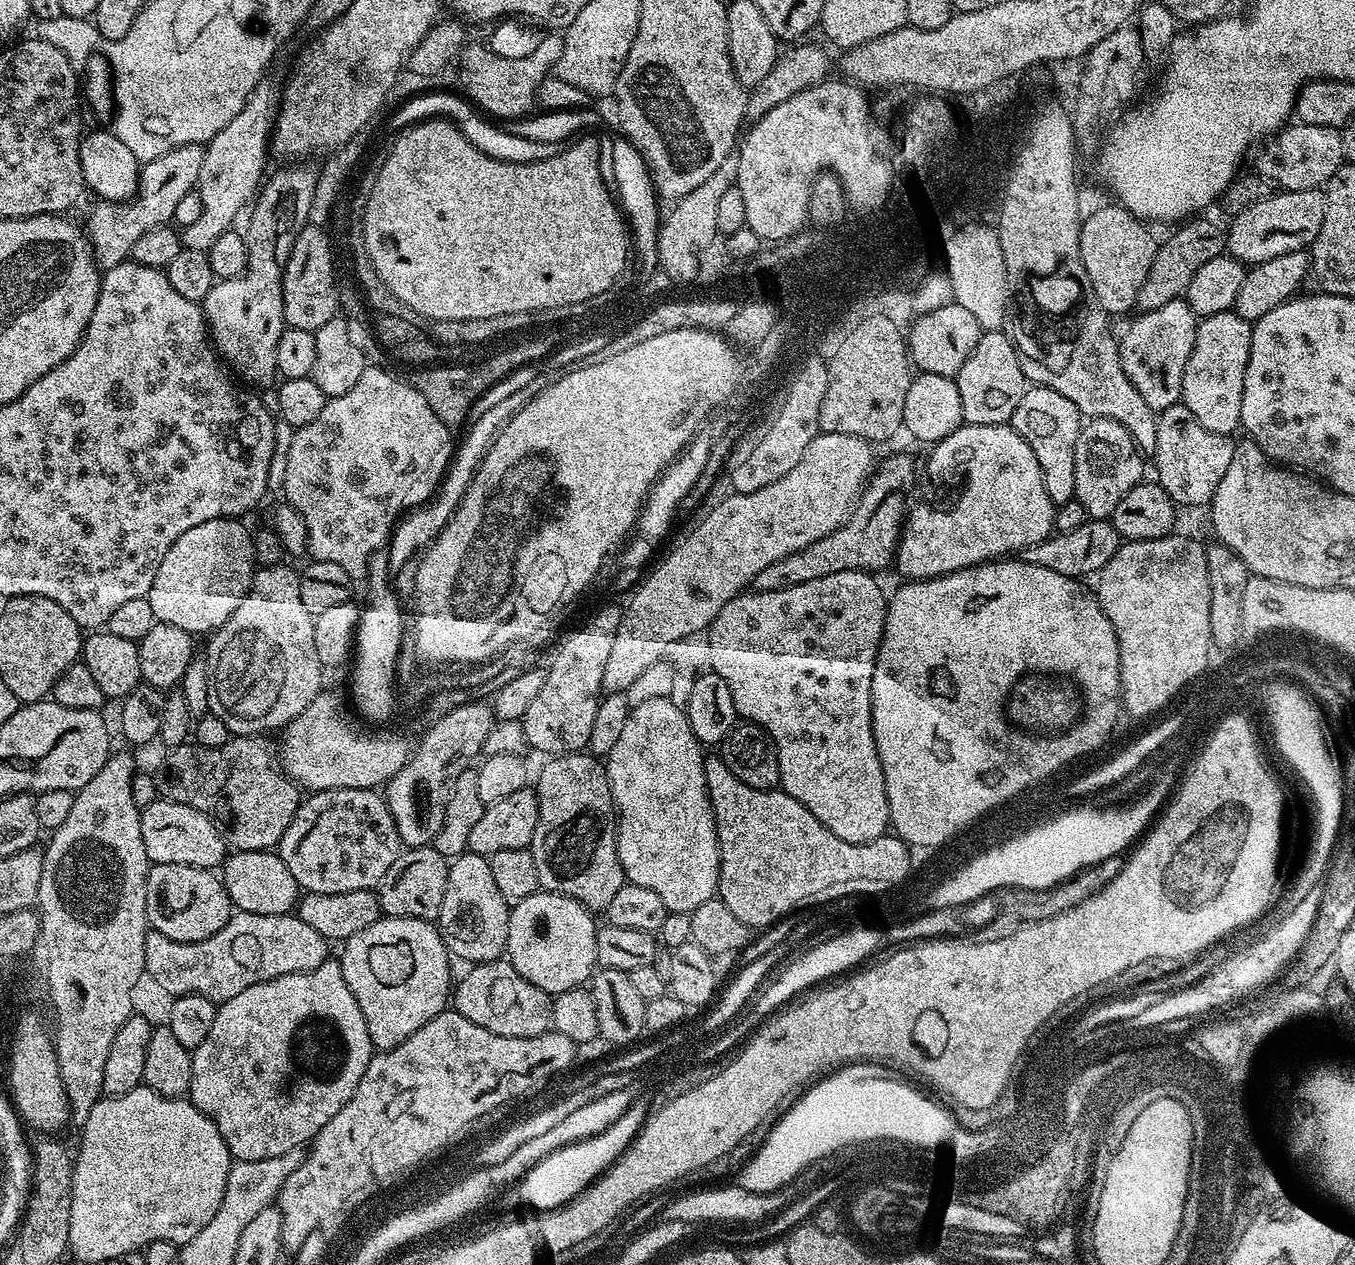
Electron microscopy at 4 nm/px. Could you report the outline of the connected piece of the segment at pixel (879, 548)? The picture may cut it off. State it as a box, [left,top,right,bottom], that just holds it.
[751,453,916,592]

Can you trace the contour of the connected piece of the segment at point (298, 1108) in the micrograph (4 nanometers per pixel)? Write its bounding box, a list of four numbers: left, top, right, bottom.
[188,958,374,1160]

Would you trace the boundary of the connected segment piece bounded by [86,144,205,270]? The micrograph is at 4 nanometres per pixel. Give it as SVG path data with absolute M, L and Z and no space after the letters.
M187 144L181 148L170 150L153 160L143 161L140 170L140 183L137 186L136 195L131 202L116 203L114 201L100 200L92 208L86 223L86 235L92 243L92 253L96 255L96 263L101 269L107 270L118 266L122 261L131 257L134 250L134 242L146 234L146 230L165 227L175 217L178 210L178 202L186 198L199 185L202 174L202 158L204 157L205 145Z

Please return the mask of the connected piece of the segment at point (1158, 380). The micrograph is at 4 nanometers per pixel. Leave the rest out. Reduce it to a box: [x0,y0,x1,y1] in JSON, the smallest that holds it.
[1119,298,1198,414]

